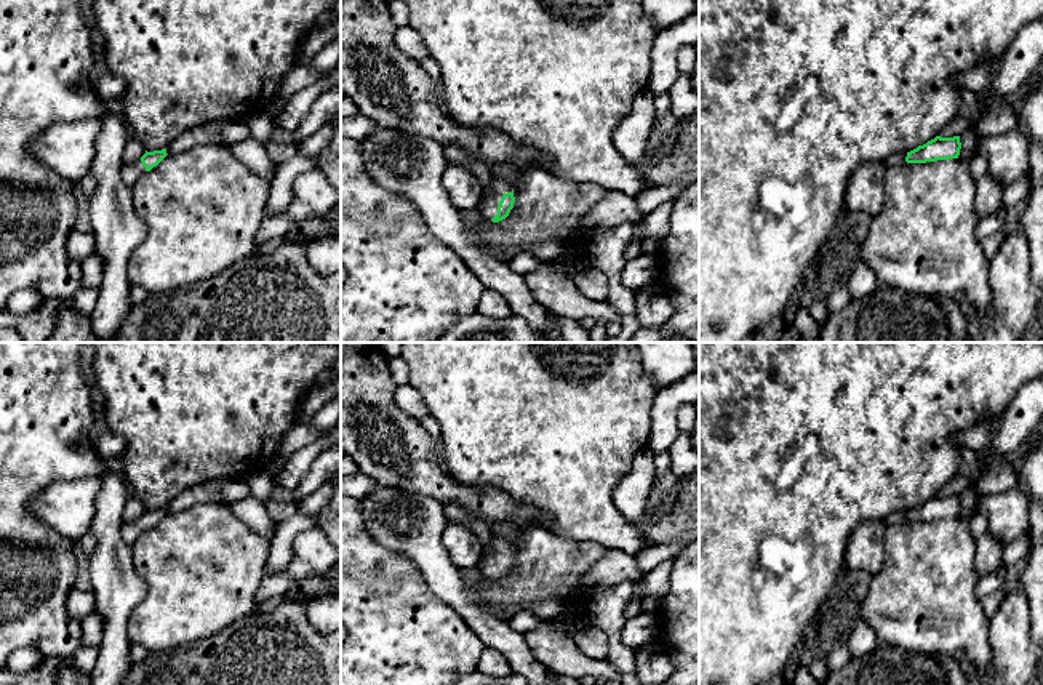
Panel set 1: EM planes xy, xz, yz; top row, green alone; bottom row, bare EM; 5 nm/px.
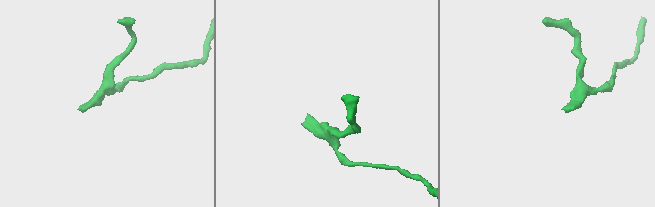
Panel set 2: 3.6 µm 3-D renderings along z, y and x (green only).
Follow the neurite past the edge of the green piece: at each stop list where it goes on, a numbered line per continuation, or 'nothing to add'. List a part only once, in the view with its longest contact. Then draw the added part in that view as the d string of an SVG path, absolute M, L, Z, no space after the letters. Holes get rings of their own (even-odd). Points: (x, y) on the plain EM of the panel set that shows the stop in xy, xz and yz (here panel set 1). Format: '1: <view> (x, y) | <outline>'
1: xz (491, 554) | M491 536L491 541L483 547L482 559L477 565L477 570L483 578L491 579L498 573L498 565L504 552L512 551L512 543L501 538Z

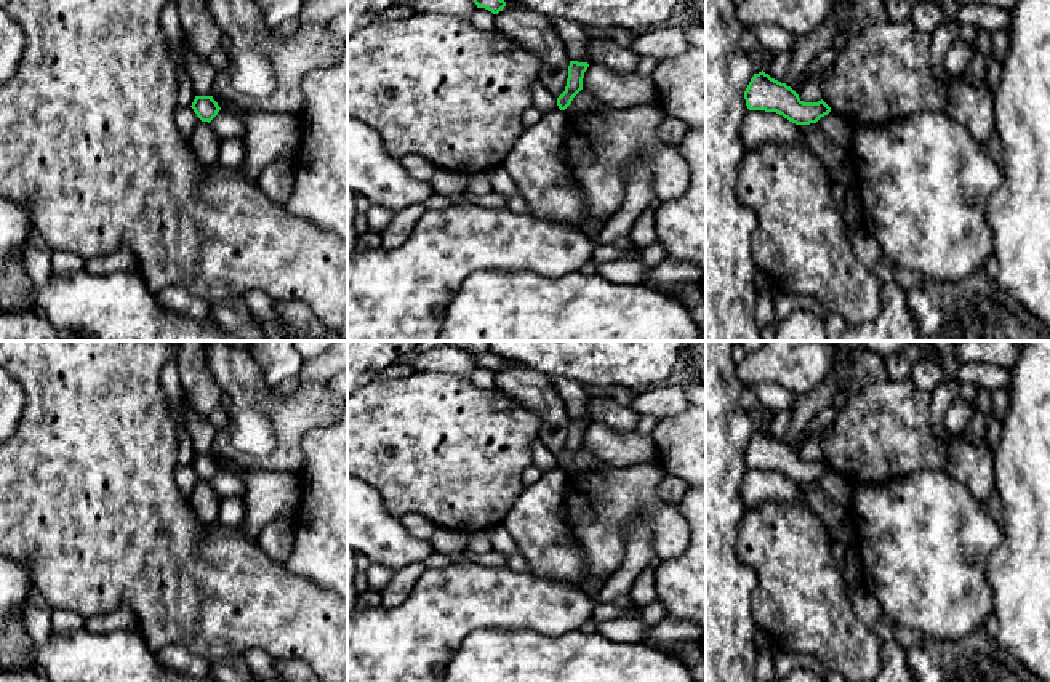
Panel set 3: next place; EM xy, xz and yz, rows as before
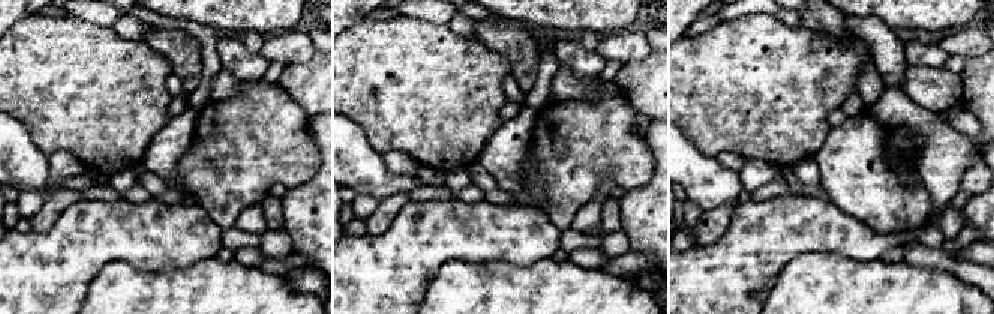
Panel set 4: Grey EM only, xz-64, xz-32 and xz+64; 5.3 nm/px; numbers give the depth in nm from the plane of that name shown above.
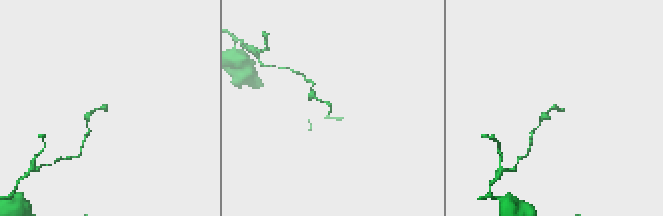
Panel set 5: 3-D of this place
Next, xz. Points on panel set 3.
nothing to add

